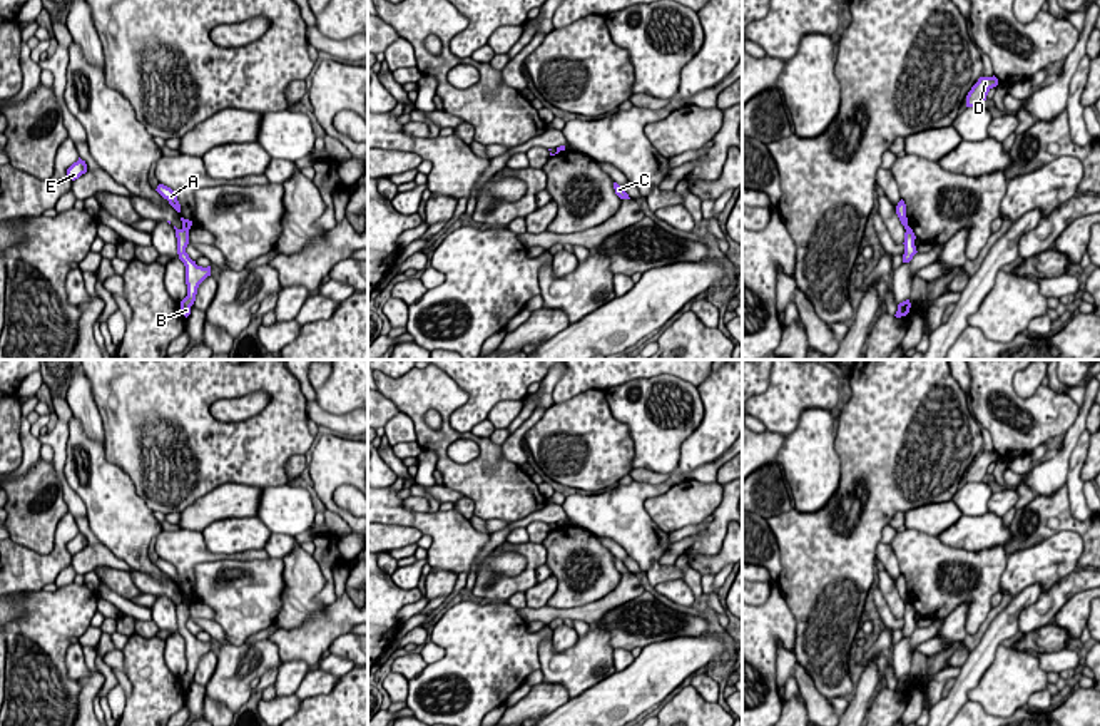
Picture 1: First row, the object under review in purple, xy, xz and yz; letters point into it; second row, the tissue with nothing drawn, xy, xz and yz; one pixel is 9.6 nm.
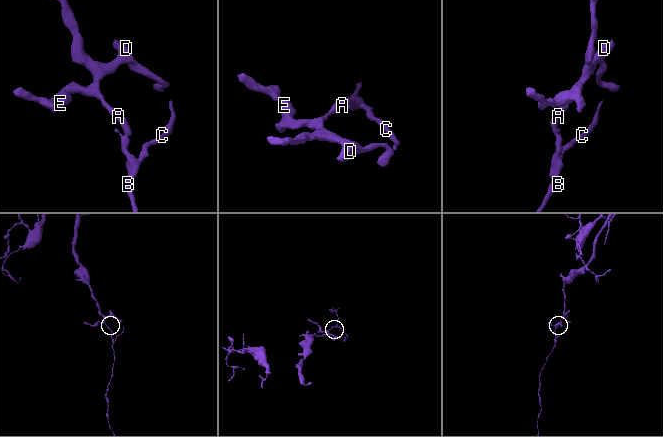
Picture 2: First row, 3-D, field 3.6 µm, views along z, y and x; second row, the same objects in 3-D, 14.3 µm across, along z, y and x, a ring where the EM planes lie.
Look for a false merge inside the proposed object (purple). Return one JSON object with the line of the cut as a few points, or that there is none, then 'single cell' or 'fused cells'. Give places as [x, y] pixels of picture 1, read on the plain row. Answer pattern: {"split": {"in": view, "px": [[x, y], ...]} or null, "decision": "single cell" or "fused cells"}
{"split": {"in": "xy", "px": [[183, 601], [188, 606]]}, "decision": "fused cells"}

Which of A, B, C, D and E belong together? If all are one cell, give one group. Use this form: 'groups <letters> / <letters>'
groups A D E / B C

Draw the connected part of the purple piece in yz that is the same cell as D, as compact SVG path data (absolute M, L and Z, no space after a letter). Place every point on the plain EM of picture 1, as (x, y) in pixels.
M995 450L980 452L966 470L966 482L983 482L988 467L996 460L998 460L998 453Z

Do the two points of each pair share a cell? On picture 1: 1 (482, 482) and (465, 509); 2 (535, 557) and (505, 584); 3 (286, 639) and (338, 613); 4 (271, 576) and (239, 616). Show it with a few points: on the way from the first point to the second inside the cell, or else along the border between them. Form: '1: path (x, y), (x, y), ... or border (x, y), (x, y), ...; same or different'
1: border (463, 495), (472, 502), (475, 514); different
2: path (530, 567), (515, 584); same
3: path (300, 639), (311, 639), (325, 626); same
4: path (261, 586), (243, 606); same

